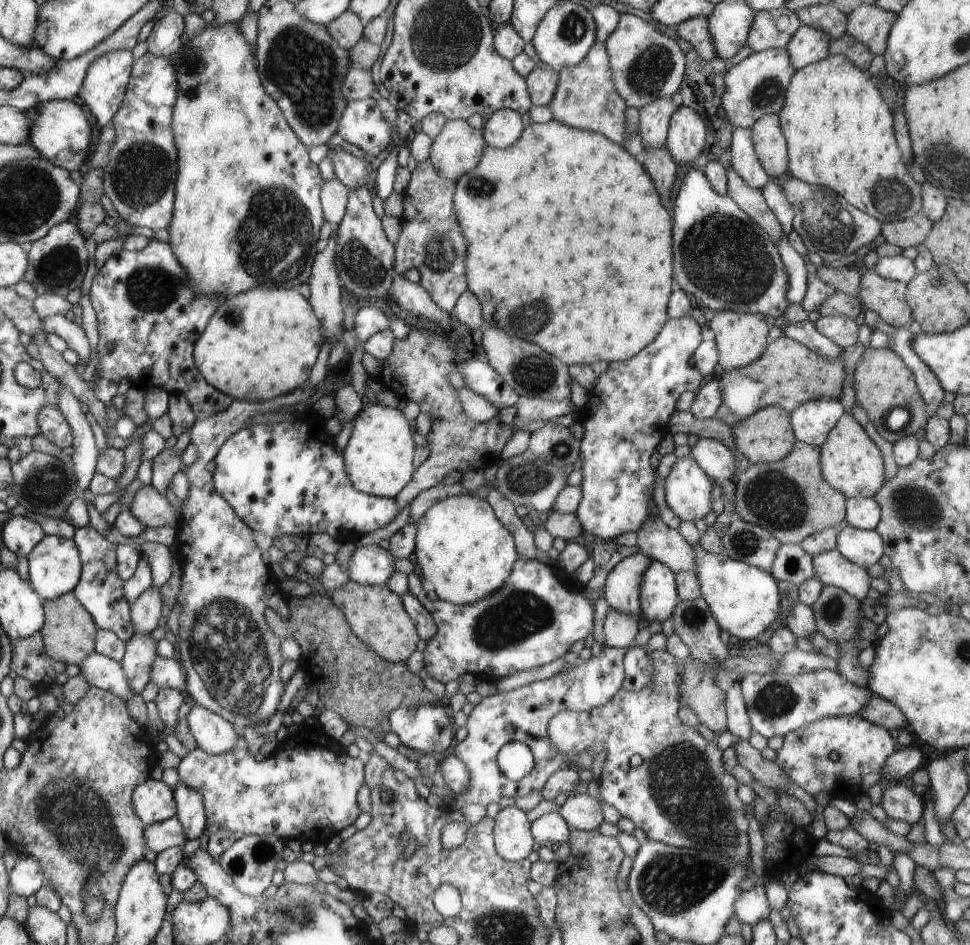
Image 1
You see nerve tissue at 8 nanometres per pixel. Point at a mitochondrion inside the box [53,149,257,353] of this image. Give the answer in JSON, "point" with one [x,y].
{"point":[152,288]}

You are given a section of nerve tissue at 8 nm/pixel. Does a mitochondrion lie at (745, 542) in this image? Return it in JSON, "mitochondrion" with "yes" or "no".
{"mitochondrion":"yes"}

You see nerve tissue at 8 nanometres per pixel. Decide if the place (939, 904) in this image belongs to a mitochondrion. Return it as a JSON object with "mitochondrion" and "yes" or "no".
{"mitochondrion":"no"}

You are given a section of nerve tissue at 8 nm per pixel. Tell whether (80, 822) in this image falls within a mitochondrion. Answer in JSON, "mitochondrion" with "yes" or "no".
{"mitochondrion":"yes"}

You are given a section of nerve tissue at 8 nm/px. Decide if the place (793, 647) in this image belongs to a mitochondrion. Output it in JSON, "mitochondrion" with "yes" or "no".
{"mitochondrion":"no"}

